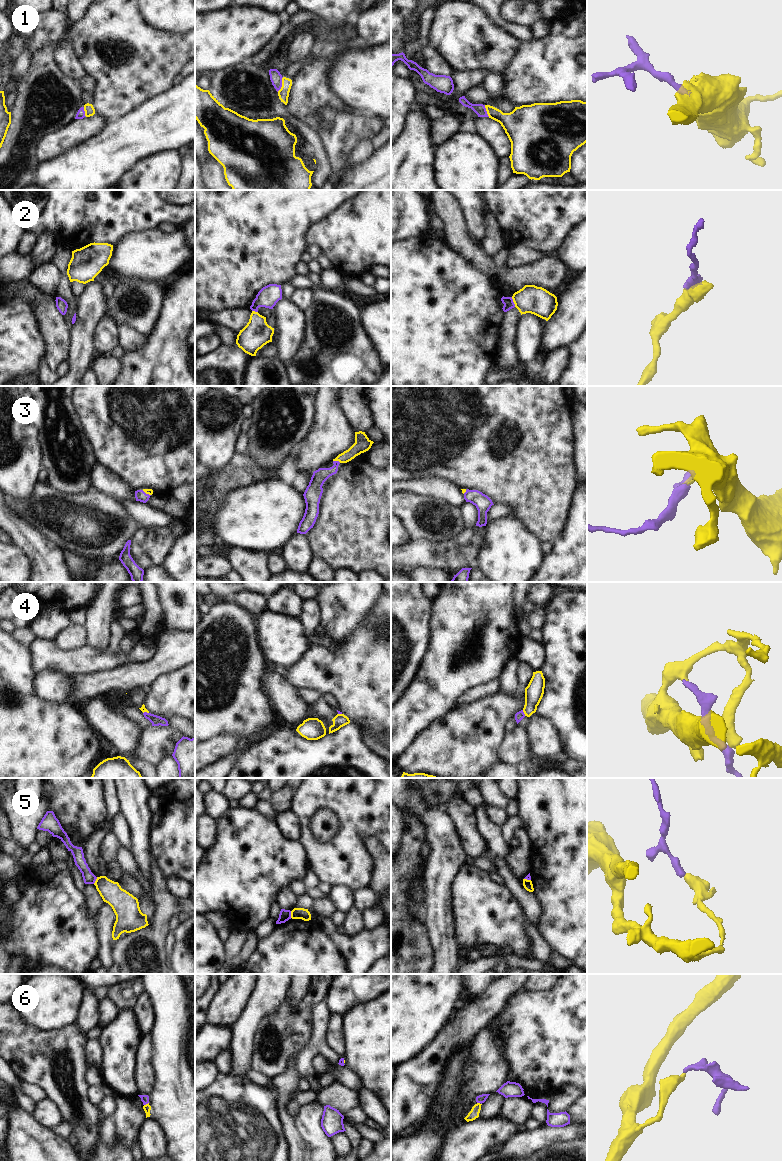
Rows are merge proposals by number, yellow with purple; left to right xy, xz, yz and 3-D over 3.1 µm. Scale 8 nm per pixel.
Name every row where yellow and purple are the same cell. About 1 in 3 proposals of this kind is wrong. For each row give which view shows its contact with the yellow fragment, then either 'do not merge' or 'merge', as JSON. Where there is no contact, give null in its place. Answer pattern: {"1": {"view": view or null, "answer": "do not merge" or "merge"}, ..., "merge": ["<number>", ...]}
{"1": {"view": "xz", "answer": "merge"}, "2": {"view": "yz", "answer": "merge"}, "3": {"view": "xz", "answer": "merge"}, "4": {"view": "yz", "answer": "do not merge"}, "5": {"view": "xy", "answer": "do not merge"}, "6": {"view": "xy", "answer": "merge"}, "merge": ["1", "2", "3", "6"]}

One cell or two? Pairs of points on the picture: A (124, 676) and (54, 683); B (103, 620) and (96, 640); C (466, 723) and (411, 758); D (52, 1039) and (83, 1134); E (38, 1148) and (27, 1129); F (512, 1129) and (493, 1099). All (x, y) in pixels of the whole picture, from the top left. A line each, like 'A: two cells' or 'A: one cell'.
A: two cells
B: one cell
C: one cell
D: one cell
E: one cell
F: two cells

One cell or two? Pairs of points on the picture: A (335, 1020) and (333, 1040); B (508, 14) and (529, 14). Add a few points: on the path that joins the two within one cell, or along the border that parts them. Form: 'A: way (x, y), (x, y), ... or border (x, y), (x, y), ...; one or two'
A: way (335, 1025), (335, 1035); one
B: way (513, 14), (524, 14); one

